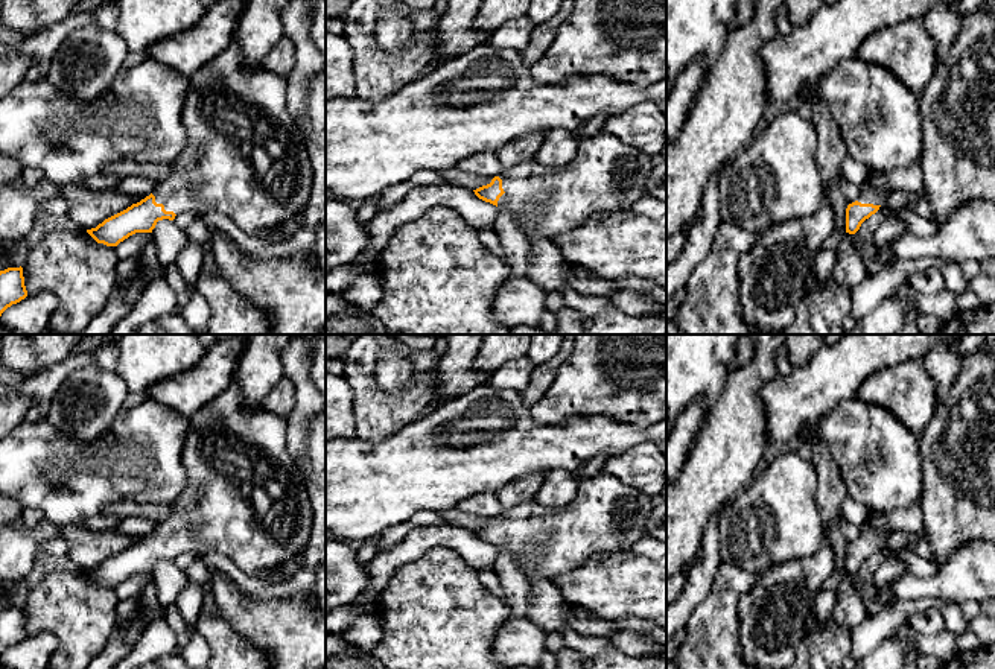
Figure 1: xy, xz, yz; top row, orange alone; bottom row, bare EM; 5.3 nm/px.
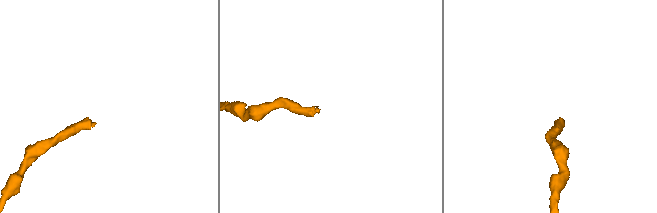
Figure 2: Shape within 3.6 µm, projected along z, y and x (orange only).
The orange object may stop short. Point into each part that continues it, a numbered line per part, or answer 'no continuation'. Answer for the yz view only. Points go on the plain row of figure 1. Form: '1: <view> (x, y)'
1: yz (869, 535)

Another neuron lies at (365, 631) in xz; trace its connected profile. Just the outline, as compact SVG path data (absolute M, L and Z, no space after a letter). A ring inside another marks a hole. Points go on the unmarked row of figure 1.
M362 611L356 616L353 623L342 633L342 637L361 648L370 649L377 645L382 639L382 626L373 614Z

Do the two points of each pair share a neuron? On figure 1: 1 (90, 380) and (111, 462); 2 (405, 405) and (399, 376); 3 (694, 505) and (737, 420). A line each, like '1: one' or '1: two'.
1: two
2: two
3: one

